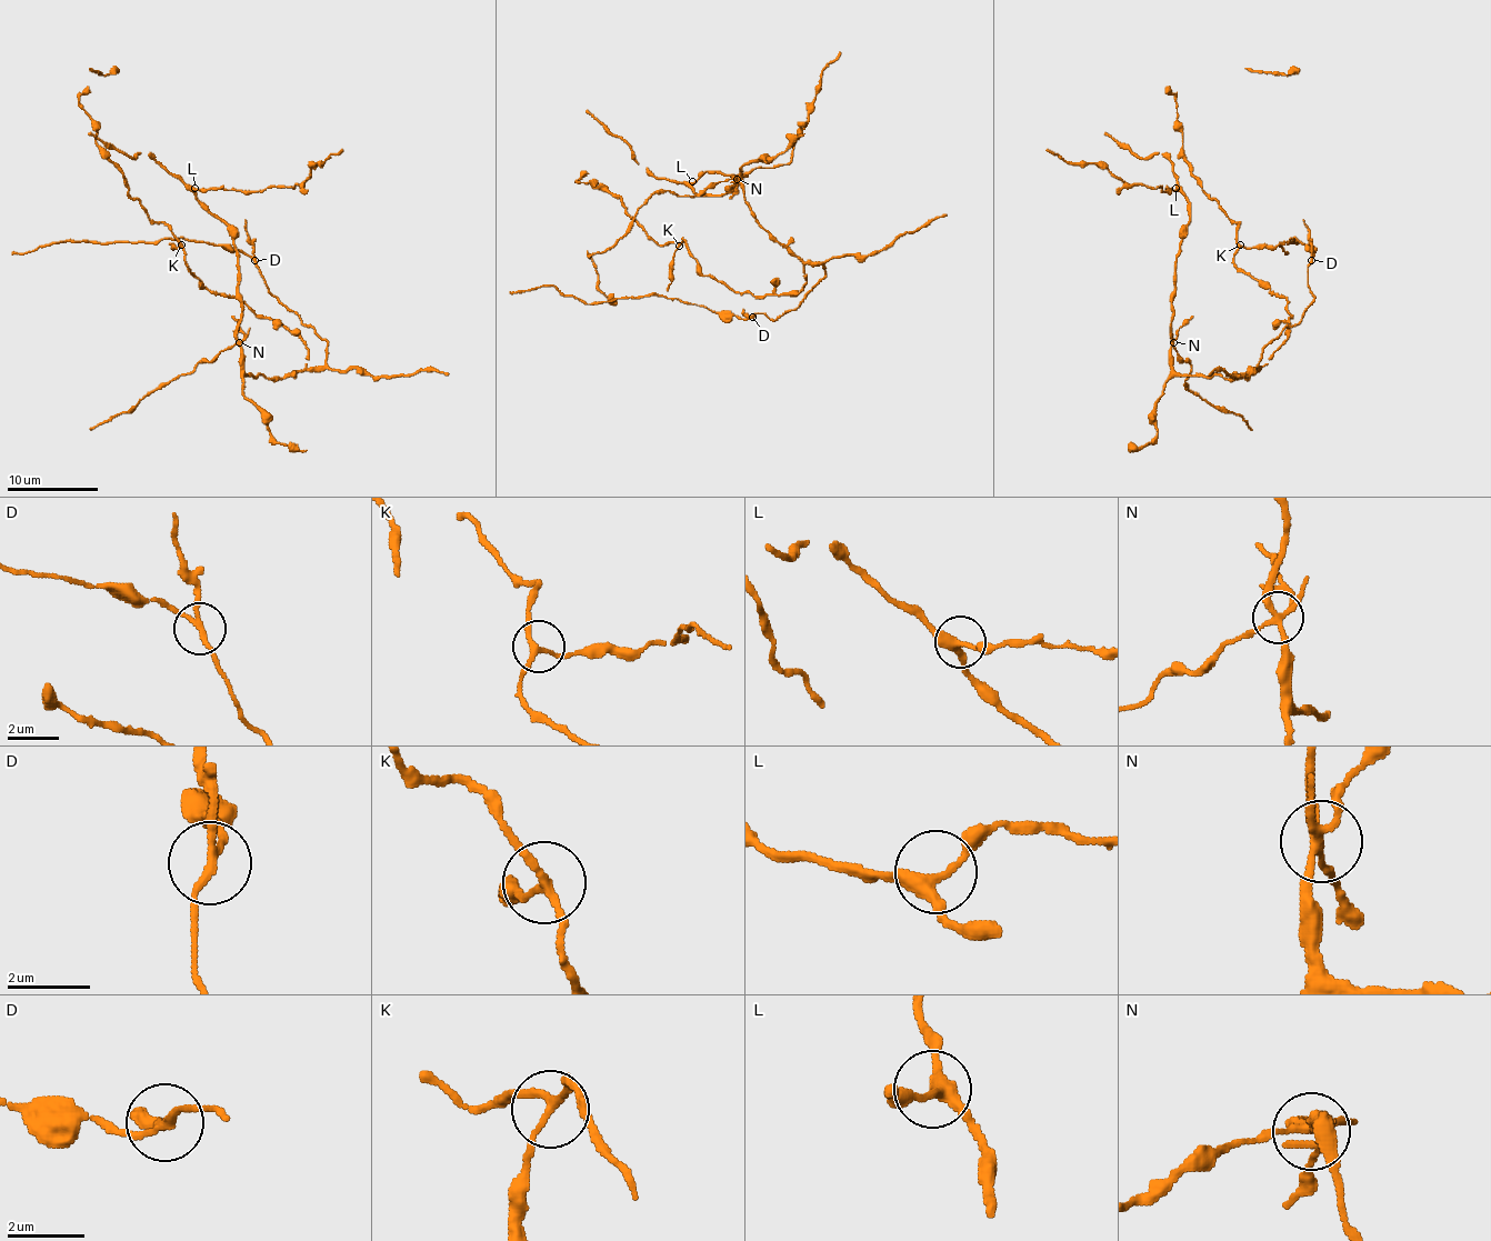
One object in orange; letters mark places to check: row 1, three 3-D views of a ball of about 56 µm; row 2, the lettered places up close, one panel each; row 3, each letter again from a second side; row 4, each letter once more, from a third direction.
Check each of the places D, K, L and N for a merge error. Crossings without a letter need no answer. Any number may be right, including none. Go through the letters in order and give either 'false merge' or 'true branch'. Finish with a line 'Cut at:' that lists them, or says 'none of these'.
D: false merge
K: true branch
L: true branch
N: false merge
Cut at: D, N

